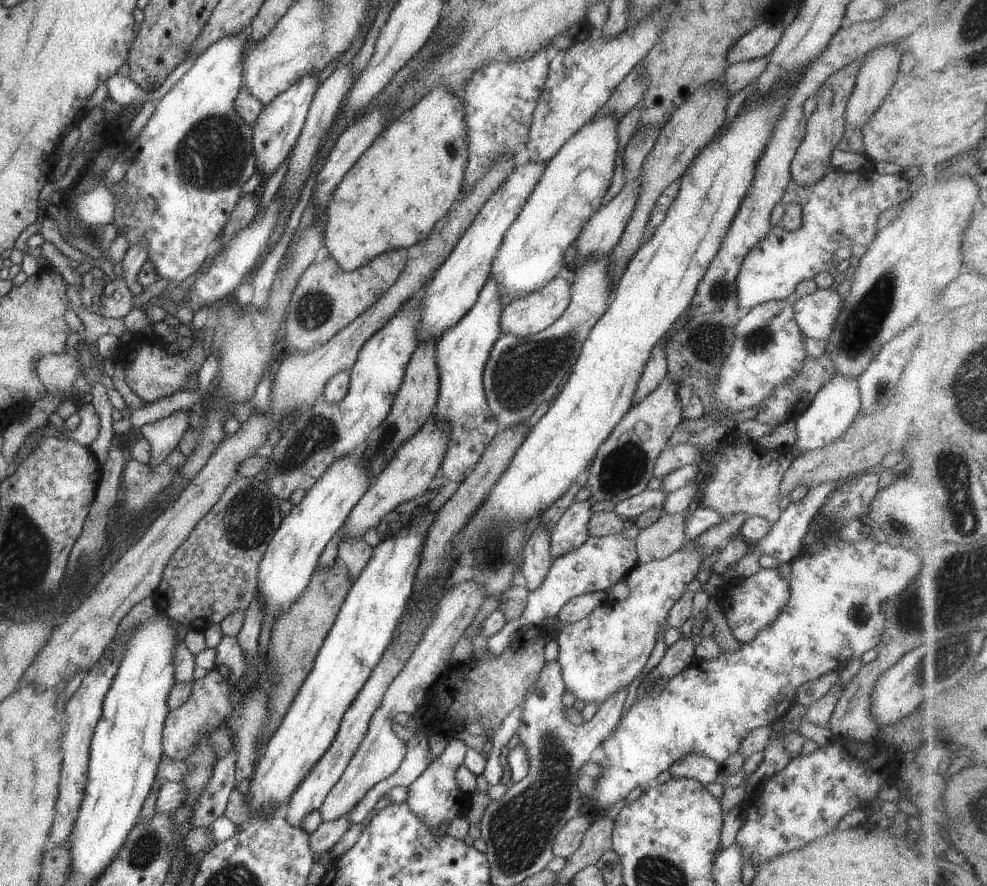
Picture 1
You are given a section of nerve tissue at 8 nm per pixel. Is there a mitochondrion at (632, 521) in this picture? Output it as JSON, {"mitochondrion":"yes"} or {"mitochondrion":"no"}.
{"mitochondrion":"no"}

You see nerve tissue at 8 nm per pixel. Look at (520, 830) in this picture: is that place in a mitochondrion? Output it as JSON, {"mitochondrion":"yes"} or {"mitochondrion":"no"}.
{"mitochondrion":"yes"}

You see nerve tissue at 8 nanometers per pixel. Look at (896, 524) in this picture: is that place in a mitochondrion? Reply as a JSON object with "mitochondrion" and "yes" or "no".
{"mitochondrion":"yes"}

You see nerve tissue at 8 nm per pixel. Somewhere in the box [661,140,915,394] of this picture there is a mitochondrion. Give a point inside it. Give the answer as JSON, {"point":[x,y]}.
{"point":[861,329]}

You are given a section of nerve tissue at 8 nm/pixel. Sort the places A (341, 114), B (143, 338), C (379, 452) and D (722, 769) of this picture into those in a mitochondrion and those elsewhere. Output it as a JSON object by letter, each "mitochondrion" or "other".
{"A":"other","B":"other","C":"mitochondrion","D":"other"}

